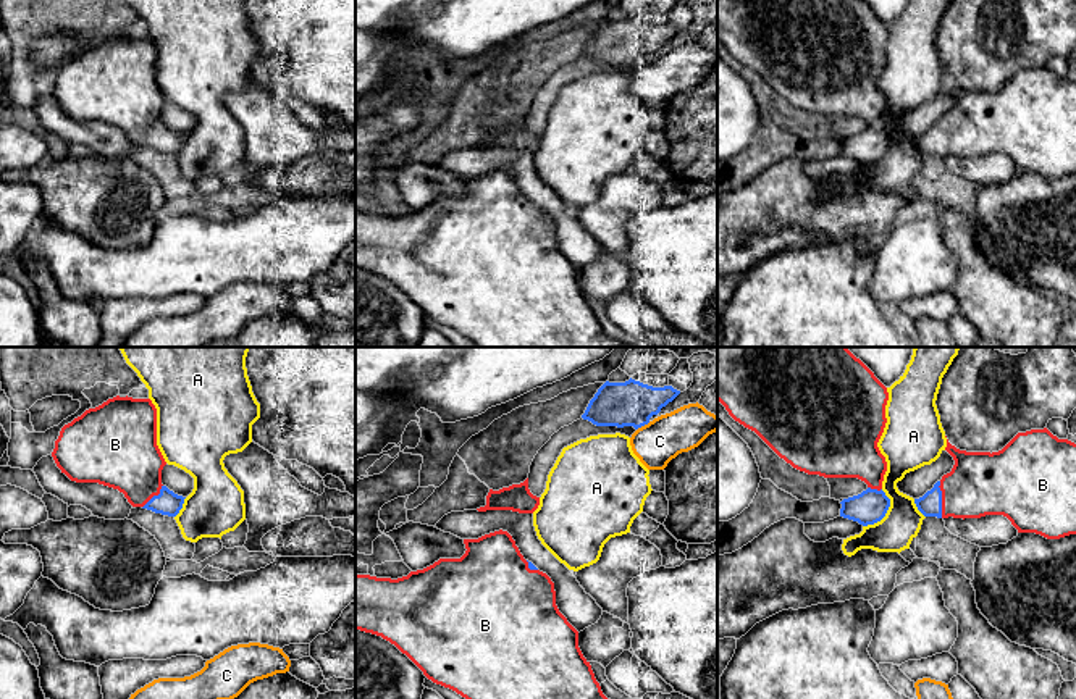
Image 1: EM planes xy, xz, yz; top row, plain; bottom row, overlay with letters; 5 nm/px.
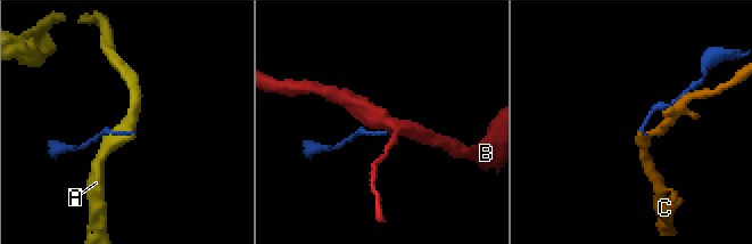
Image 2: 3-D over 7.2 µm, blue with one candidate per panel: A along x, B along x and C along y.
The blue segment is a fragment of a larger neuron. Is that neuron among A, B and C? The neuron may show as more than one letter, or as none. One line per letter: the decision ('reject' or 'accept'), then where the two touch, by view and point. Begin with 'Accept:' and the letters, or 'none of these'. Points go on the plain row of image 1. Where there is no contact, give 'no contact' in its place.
Accept: B
A: reject; meets blue in yz at (886, 150)
B: accept; meets blue in yz at (941, 138)
C: reject; meets blue in xz at (643, 63)

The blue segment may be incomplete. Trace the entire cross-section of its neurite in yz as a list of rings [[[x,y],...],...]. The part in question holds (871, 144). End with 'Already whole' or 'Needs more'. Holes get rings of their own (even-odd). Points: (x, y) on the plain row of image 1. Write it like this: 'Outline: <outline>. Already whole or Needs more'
Outline: [[[717,0],[717,39],[793,107],[864,119],[866,129],[840,140],[840,155],[863,165],[885,155],[890,145],[882,129],[887,100],[877,81],[887,61],[889,31],[863,0]]]. Needs more

